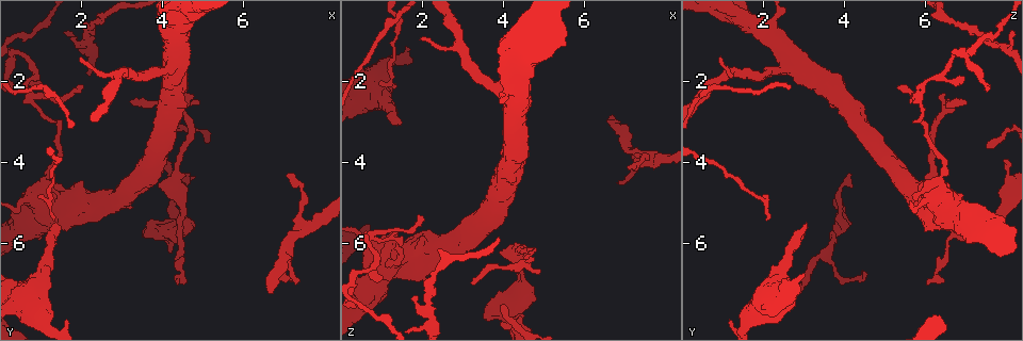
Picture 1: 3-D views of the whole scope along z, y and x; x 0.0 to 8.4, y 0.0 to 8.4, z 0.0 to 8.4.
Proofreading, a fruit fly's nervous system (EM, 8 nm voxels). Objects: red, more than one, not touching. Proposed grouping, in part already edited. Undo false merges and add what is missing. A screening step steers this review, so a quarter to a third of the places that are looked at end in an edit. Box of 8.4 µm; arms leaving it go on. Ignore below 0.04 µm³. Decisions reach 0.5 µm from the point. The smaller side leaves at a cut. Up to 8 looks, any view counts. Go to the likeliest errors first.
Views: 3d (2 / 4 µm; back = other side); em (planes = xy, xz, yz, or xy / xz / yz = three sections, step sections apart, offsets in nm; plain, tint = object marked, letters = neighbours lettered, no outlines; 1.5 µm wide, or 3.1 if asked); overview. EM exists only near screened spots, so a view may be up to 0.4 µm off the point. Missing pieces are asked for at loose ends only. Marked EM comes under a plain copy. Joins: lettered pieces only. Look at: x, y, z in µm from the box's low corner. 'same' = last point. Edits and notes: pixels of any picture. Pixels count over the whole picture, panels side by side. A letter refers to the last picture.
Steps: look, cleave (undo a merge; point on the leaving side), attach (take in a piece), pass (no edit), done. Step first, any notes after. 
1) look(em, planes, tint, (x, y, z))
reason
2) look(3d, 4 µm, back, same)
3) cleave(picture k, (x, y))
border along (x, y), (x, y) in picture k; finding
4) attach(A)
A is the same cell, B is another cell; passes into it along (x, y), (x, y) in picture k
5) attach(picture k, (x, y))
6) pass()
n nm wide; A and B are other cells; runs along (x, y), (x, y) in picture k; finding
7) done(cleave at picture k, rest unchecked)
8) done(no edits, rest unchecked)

look(em, xy, step 4, tint, (6.70, 7.20, 2.85))
an open end

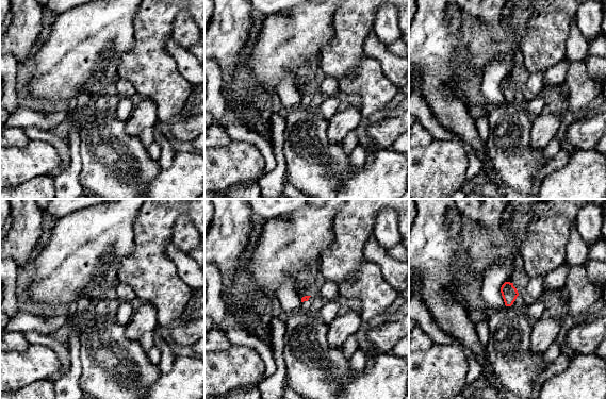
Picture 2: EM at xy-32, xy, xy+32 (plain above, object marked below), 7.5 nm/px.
look(em, planes, letters, same)

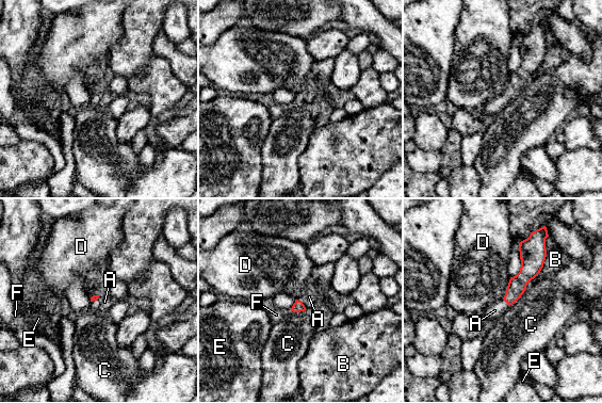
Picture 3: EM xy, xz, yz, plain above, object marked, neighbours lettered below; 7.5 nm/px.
attach(picture 3, (309, 296))
A is the same cell, B, C, D, E and F are other cells; passes into it along (297, 306), (302, 302), (309, 296) in picture 3; it goes on there

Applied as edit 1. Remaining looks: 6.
look(overview)
see it whole again

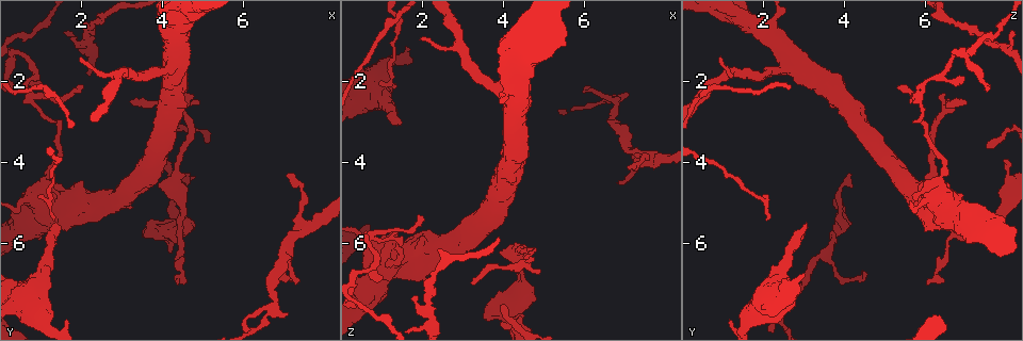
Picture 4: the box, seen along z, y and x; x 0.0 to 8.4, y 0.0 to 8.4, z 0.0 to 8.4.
look(3d, 4 µm, (1.55, 5.55, 3.05))
free end

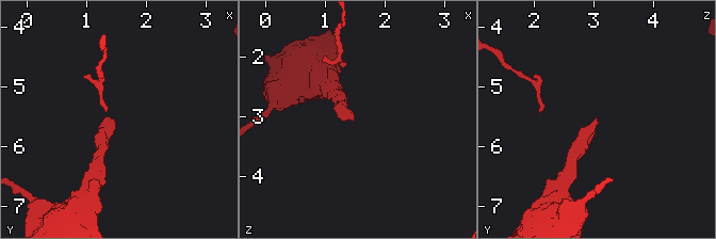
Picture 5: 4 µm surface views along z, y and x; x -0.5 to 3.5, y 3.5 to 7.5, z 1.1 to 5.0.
look(em, planes, tint, (1.50, 5.55, 3.05))

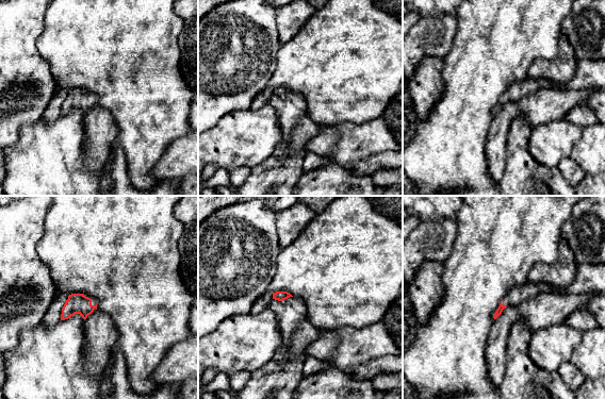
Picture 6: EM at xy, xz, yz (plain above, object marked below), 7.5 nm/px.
look(em, planes, letters, same)

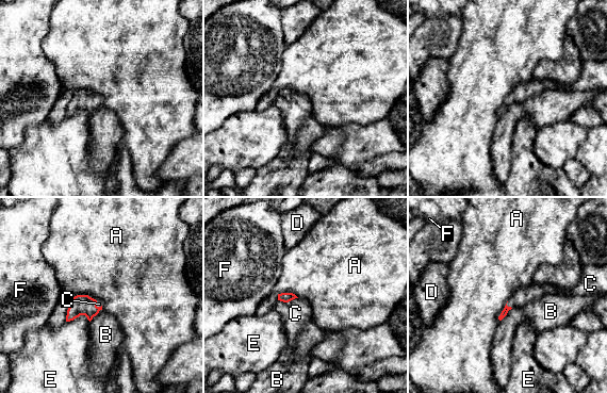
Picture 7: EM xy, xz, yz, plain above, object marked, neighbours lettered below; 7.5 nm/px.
attach(picture 7, (295, 313))
C is the same cell, A, B, D, E and F are other cells; passes into it along (285, 297), (288, 301), (295, 313) in picture 7; the neuron continues

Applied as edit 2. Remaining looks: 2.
look(em, planes, letters, (4.65, 2.30, 6.50))

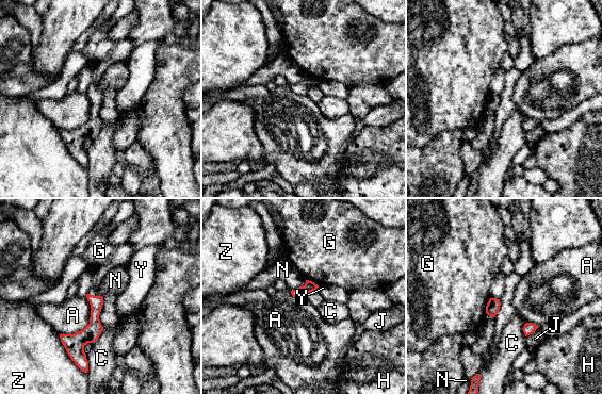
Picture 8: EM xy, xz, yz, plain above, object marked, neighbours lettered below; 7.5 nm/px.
pass()
A, C, G, H, J, N, Y and Z are other cells; runs along (99, 298), (80, 356) in picture 8; no lettered piece goes on from it

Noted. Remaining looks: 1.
done(attach at picture 3, attach at picture 7, rest unchecked)

